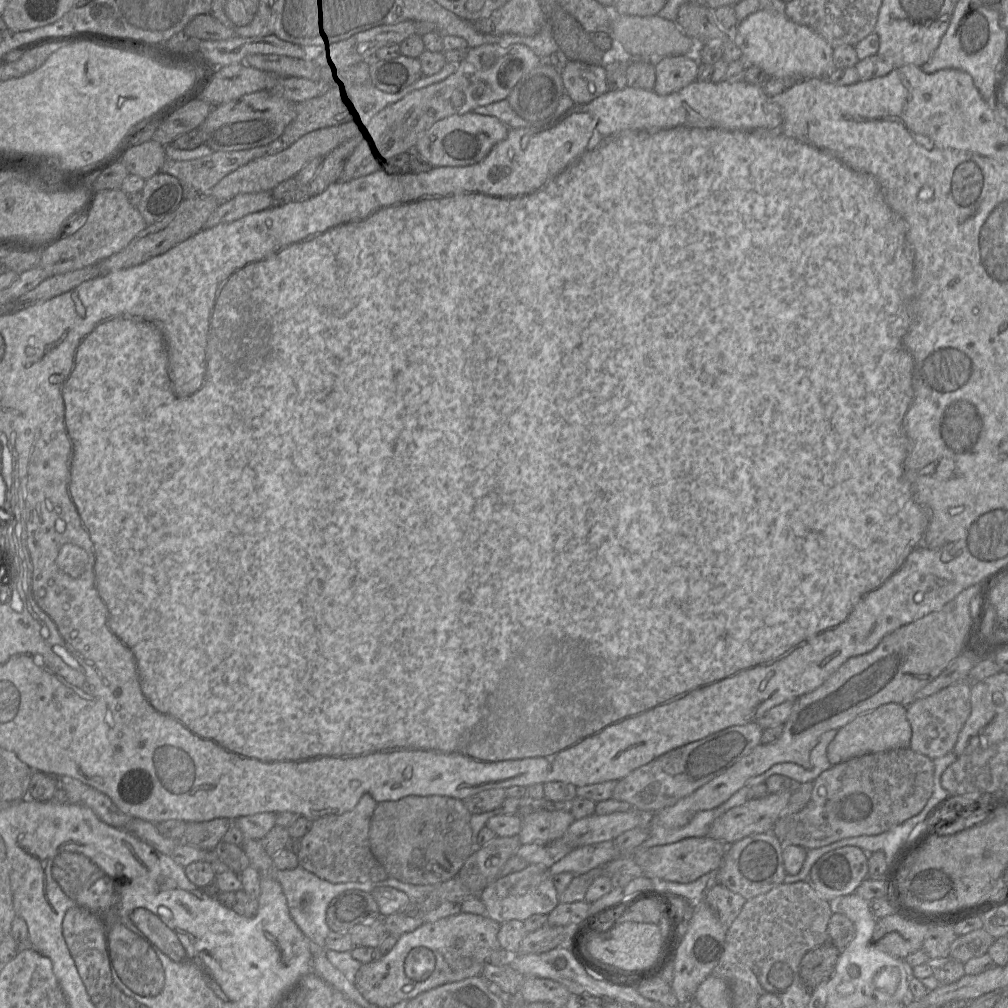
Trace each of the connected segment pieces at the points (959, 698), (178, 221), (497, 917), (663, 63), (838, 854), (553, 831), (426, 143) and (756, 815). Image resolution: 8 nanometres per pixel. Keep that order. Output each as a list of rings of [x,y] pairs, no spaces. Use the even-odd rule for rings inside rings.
[[[959,681],[907,705],[907,719],[912,729],[910,749],[931,759],[953,751],[958,735],[971,712],[971,682]]]
[[[203,194],[192,199],[183,199],[172,212],[155,223],[147,225],[123,250],[97,263],[100,275],[139,265],[154,256],[165,253],[202,230],[209,216],[220,204],[221,202],[210,194]]]
[[[529,864],[521,871],[508,874],[487,886],[480,894],[488,917],[502,924],[510,920],[524,921],[534,914],[548,915],[559,903],[552,874],[543,864]]]
[[[695,54],[668,56],[660,60],[650,61],[654,62],[655,66],[656,81],[653,90],[658,95],[663,96],[677,92],[696,80],[699,61],[696,59]]]
[[[844,846],[821,856],[812,866],[809,882],[822,899],[833,899],[855,893],[868,877],[868,853],[856,846]]]
[[[538,810],[522,817],[517,837],[522,845],[562,838],[575,820],[570,810]]]
[[[470,111],[434,123],[420,136],[415,149],[418,156],[433,167],[469,166],[483,160],[497,143],[507,137],[508,132],[509,128],[496,117]]]
[[[782,792],[747,800],[716,818],[708,837],[731,845],[751,835],[770,833],[790,797],[791,792]]]

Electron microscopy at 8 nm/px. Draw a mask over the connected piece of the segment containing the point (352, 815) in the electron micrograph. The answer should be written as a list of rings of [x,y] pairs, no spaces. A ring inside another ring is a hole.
[[[364,794],[353,809],[313,820],[311,829],[301,838],[297,853],[299,865],[331,883],[388,879],[386,870],[373,855],[369,844],[370,821],[376,804],[369,794]]]

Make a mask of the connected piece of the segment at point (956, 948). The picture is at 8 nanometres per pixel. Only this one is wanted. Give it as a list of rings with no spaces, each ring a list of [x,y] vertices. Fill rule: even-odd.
[[[983,928],[958,936],[950,946],[949,958],[965,963],[988,952],[995,938]]]

